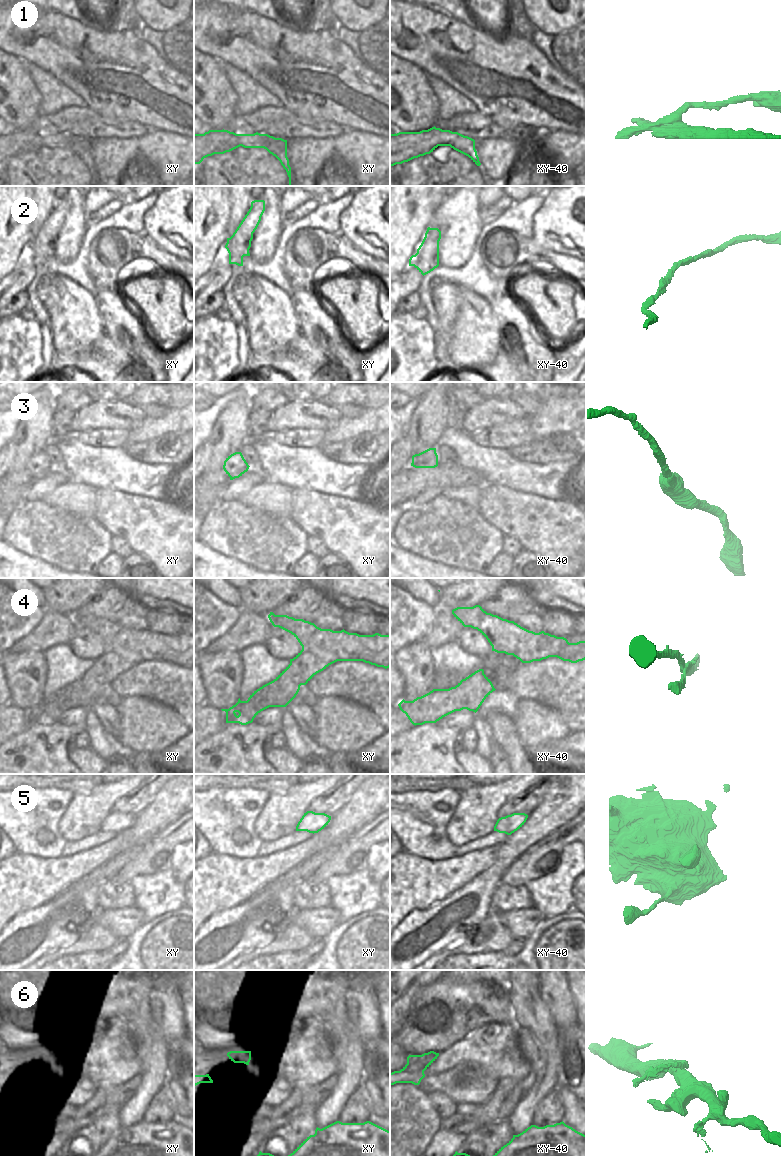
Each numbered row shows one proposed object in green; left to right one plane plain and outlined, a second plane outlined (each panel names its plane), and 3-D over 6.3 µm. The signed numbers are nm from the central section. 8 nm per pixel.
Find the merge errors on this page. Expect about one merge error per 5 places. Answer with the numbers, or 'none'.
1.

